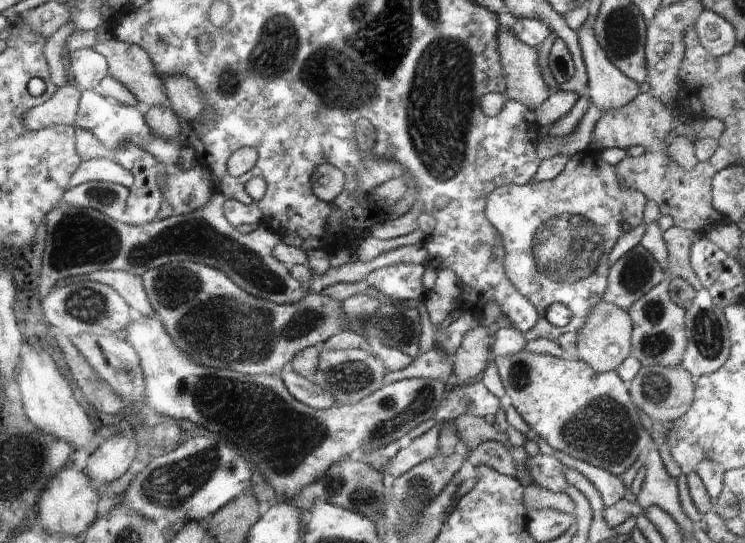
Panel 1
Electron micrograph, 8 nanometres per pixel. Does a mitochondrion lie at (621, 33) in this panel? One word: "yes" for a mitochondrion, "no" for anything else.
yes

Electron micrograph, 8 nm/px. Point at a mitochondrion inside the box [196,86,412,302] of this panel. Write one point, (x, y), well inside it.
(363, 129)

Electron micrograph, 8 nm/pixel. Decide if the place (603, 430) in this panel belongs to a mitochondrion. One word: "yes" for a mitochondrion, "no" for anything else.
yes

